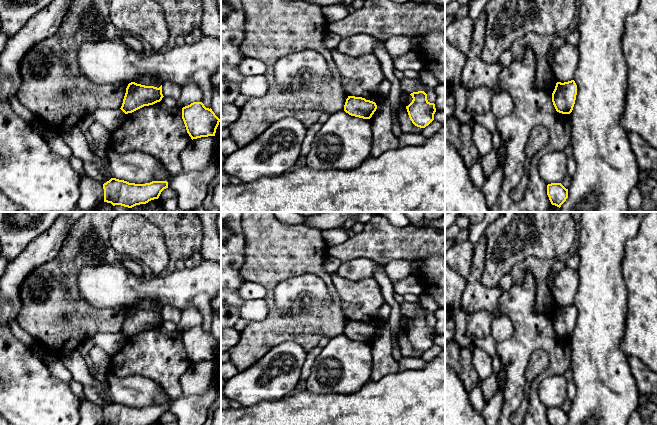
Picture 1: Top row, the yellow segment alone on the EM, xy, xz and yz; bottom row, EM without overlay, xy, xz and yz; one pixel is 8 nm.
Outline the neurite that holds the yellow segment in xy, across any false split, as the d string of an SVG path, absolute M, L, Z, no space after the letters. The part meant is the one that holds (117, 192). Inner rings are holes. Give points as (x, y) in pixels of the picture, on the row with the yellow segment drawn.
M111 178L103 184L104 202L113 206L121 205L132 208L158 199L161 192L168 188L167 181L152 181L145 184L129 183L124 180Z

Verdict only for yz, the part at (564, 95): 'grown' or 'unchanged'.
unchanged

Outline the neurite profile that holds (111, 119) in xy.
M94 109L89 115L94 118L95 122L99 122L100 124L102 124L111 133L115 131L126 120L126 114L121 109Z

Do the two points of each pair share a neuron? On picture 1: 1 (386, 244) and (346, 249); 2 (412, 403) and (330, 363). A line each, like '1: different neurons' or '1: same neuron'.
1: same neuron
2: different neurons

